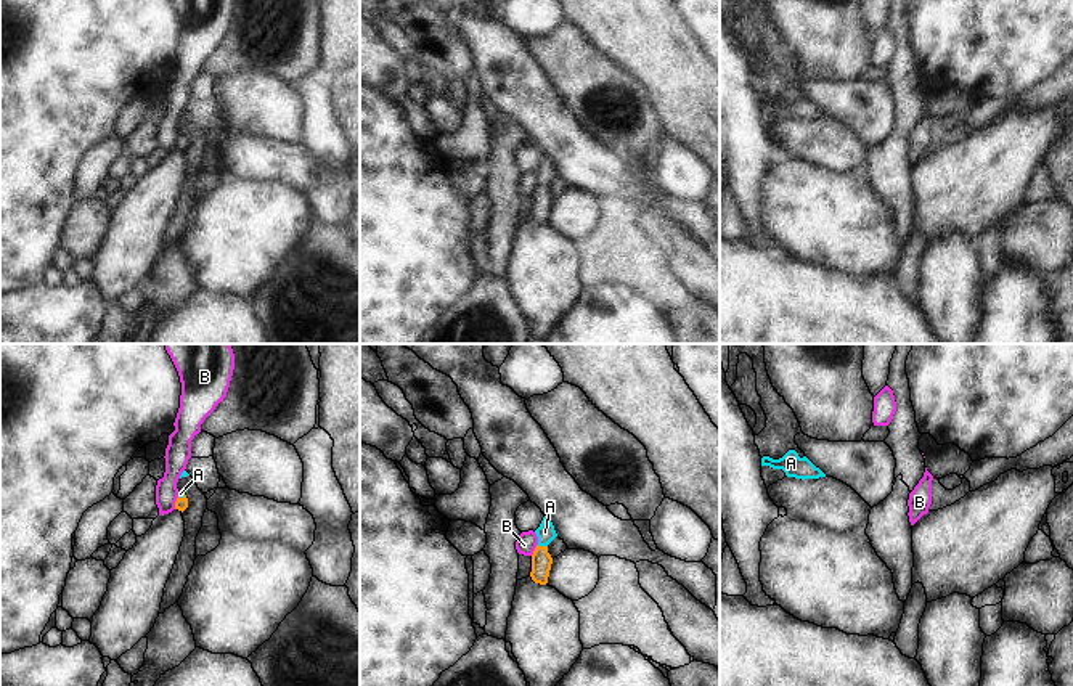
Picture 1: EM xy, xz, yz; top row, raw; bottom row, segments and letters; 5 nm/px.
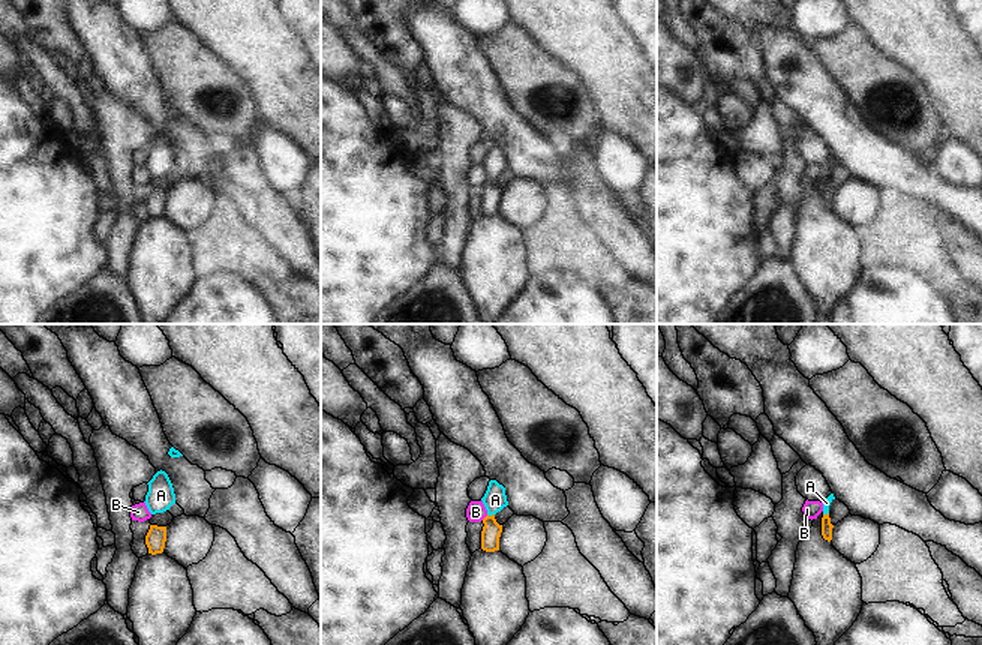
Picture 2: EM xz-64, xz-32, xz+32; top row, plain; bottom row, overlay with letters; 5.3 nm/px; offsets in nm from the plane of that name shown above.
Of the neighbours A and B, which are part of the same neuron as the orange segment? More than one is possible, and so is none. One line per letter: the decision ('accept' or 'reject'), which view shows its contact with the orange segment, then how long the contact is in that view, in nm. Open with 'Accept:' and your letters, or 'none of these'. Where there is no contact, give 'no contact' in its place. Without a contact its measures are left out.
Accept: A
A: accept | xz | 60 nm
B: reject | xy | 70 nm

